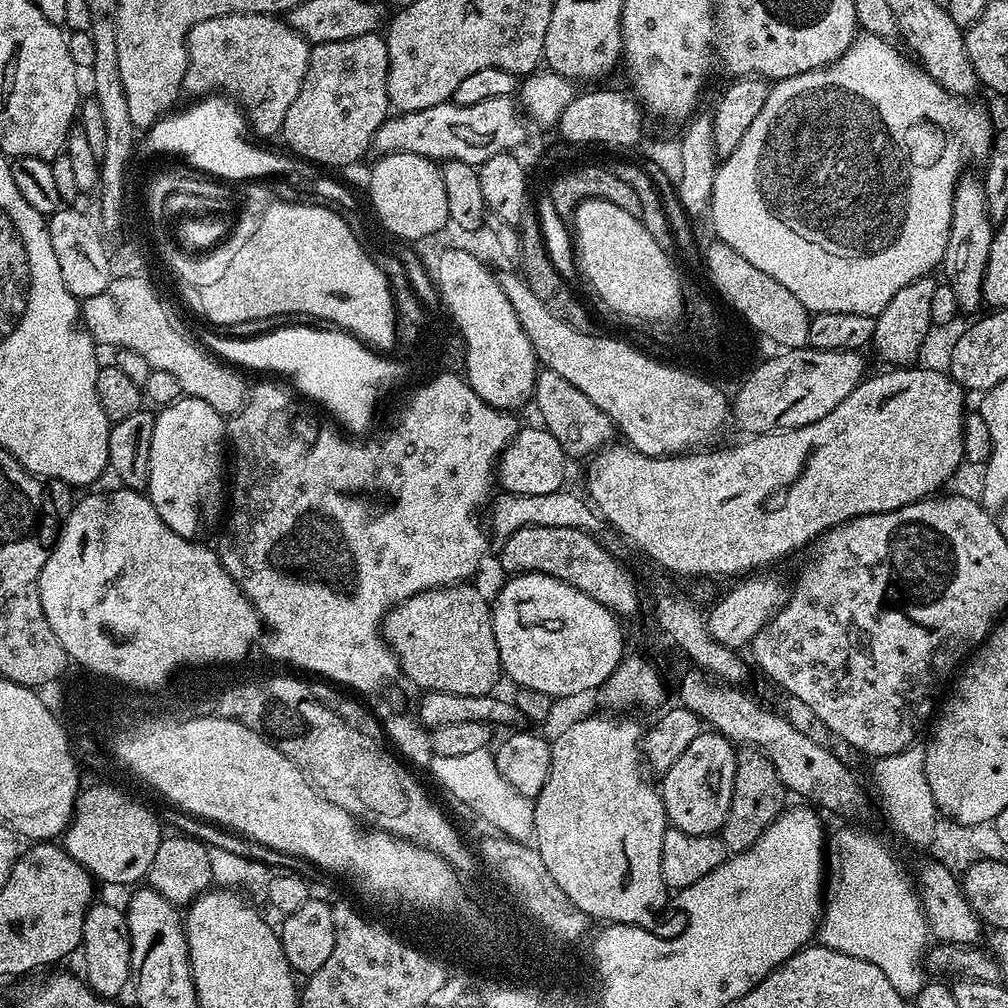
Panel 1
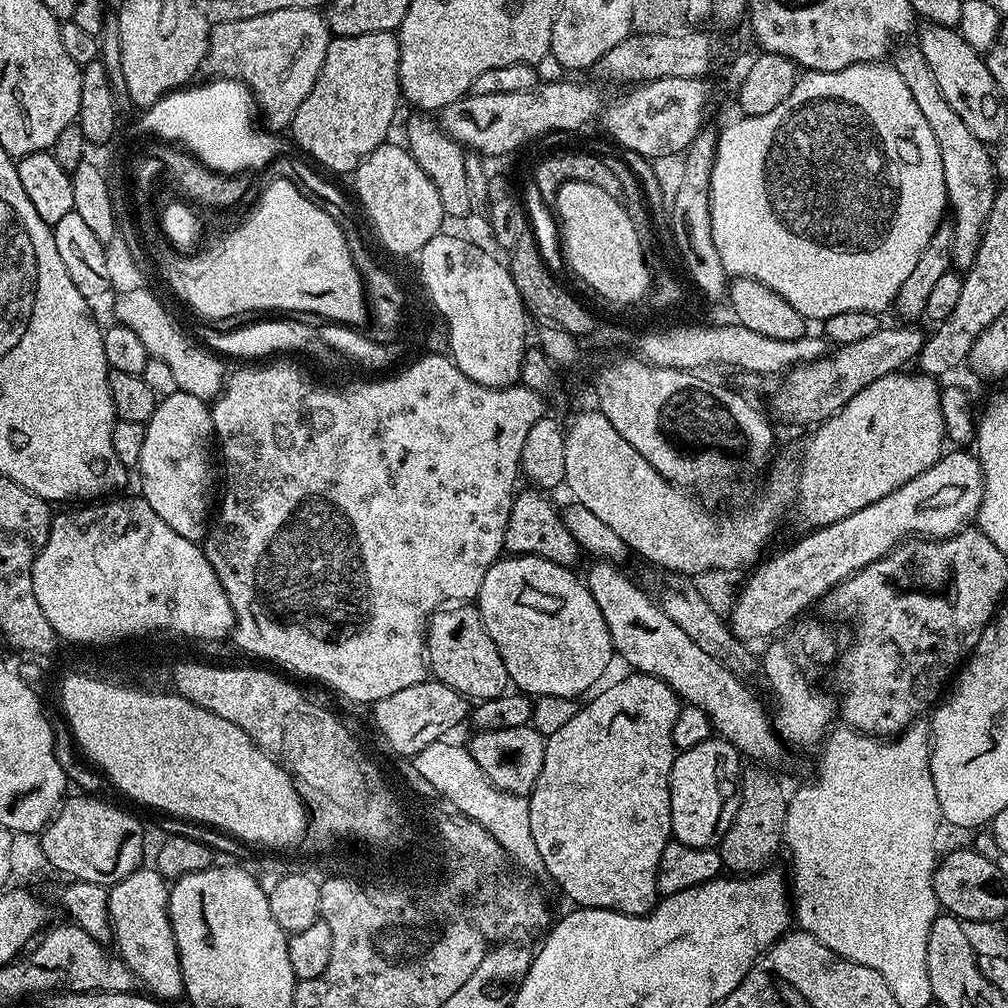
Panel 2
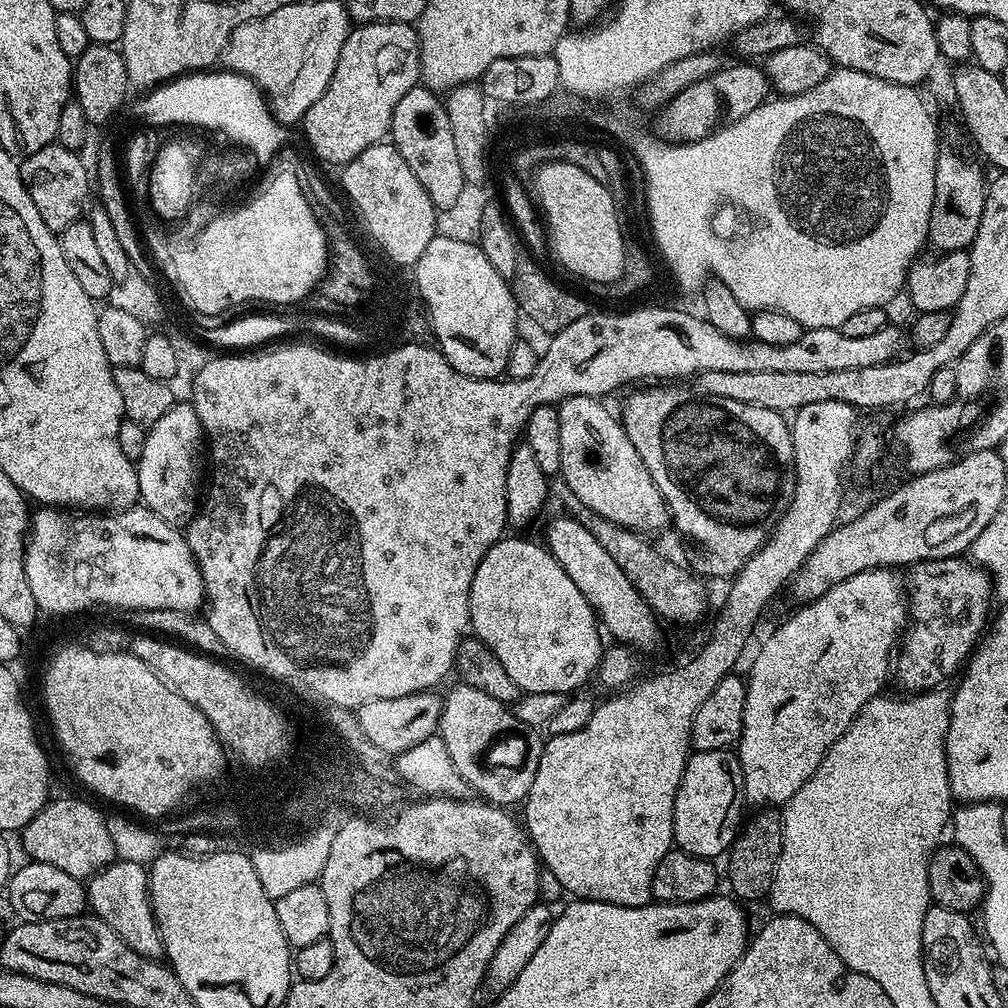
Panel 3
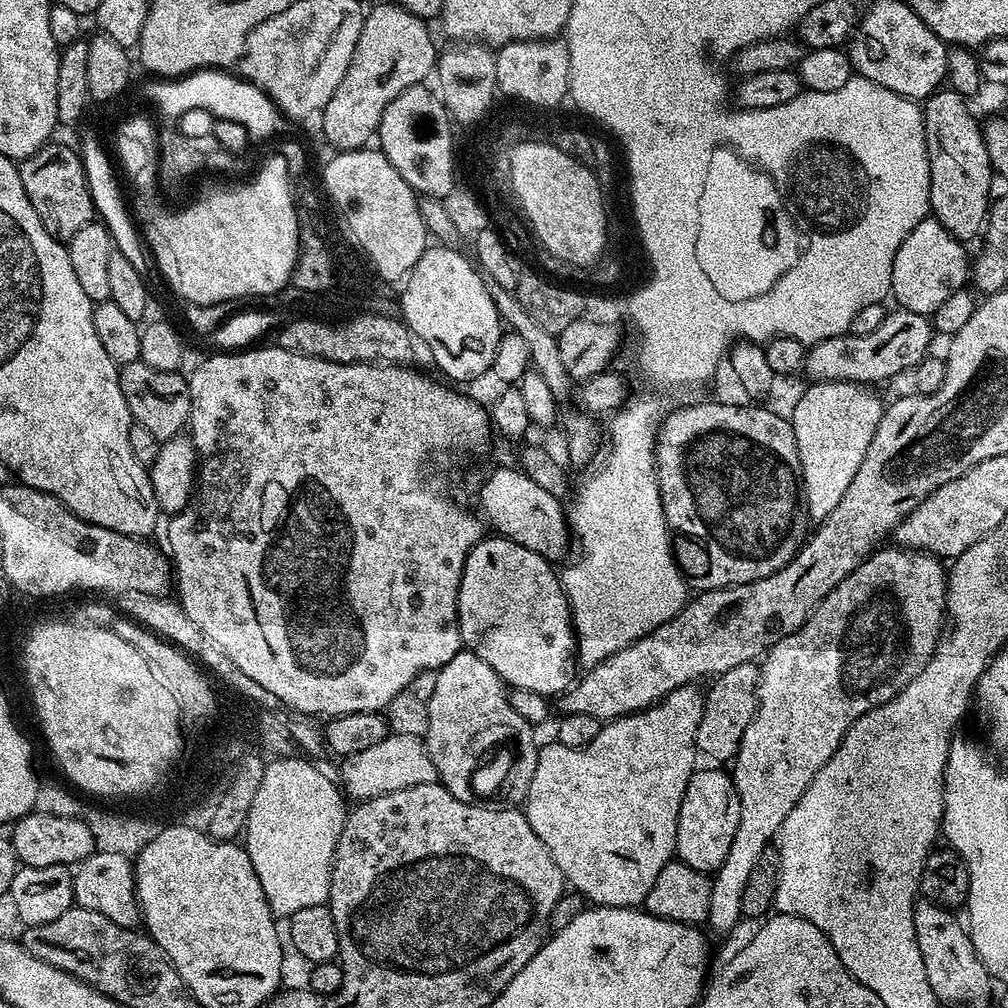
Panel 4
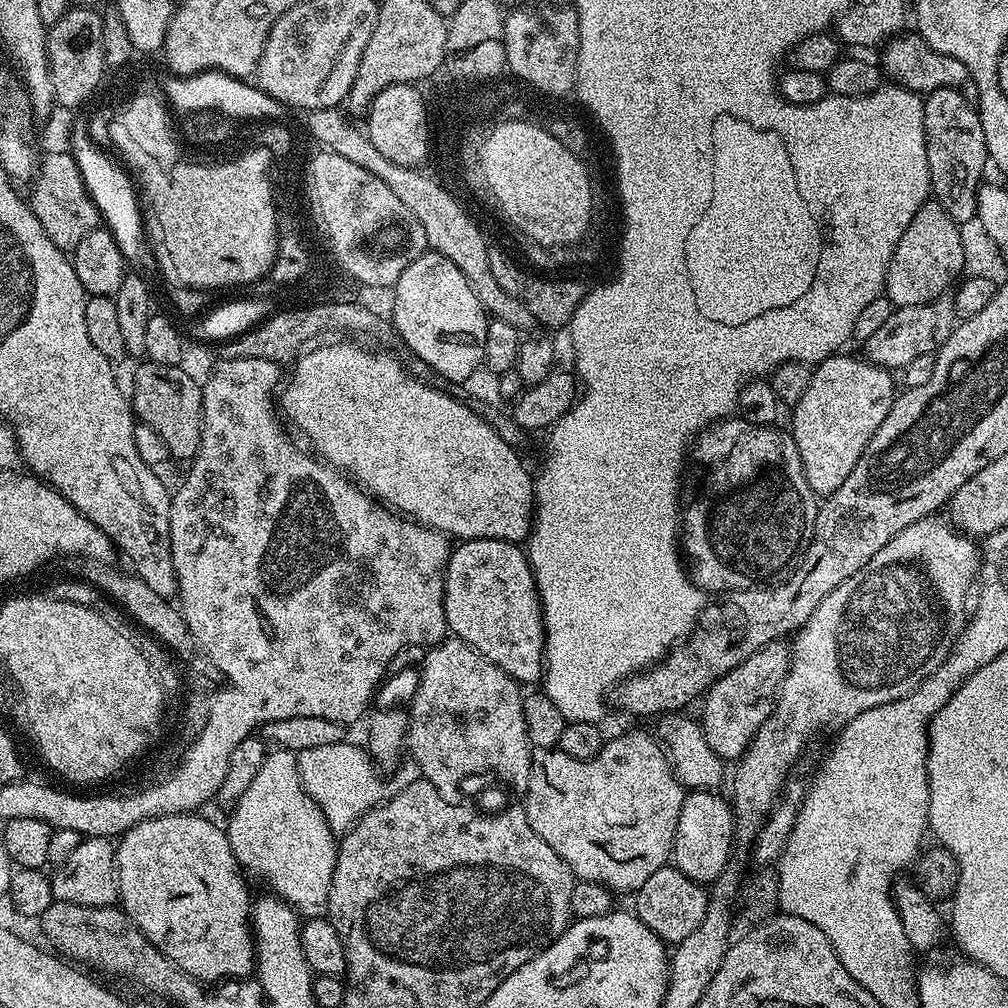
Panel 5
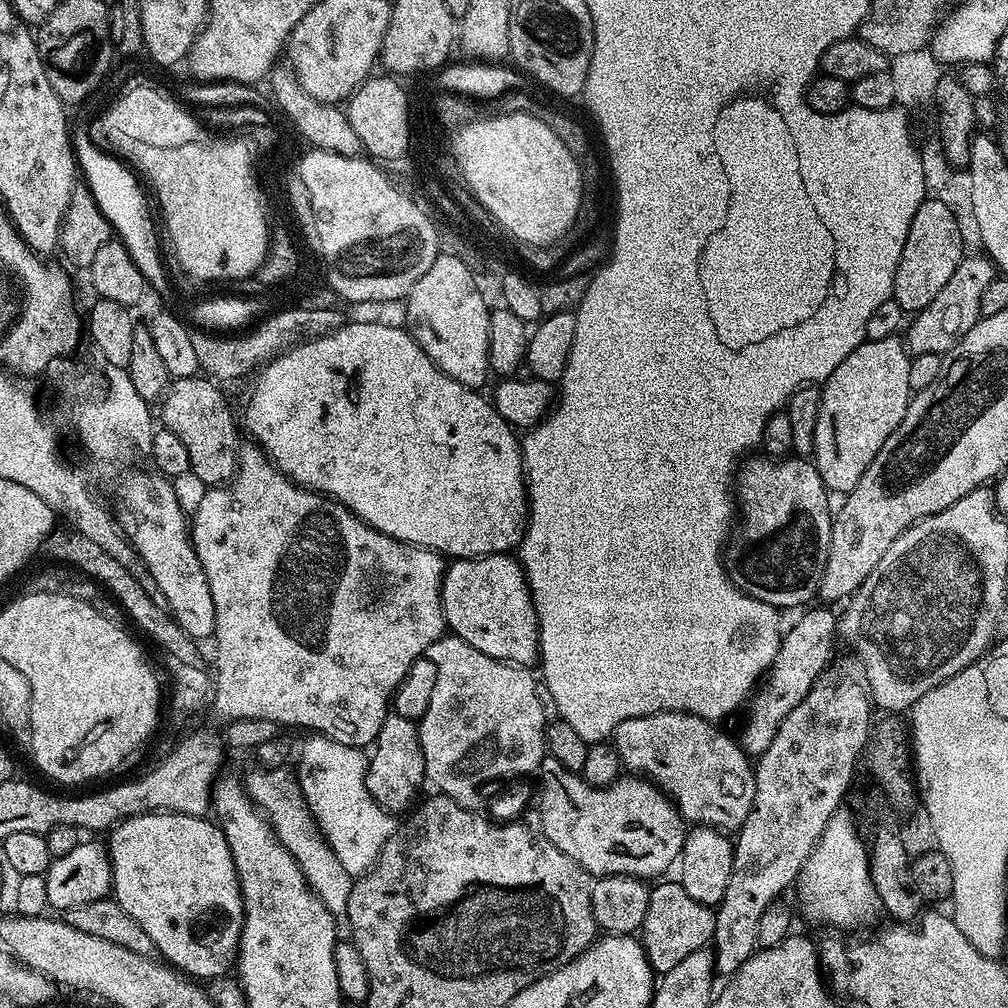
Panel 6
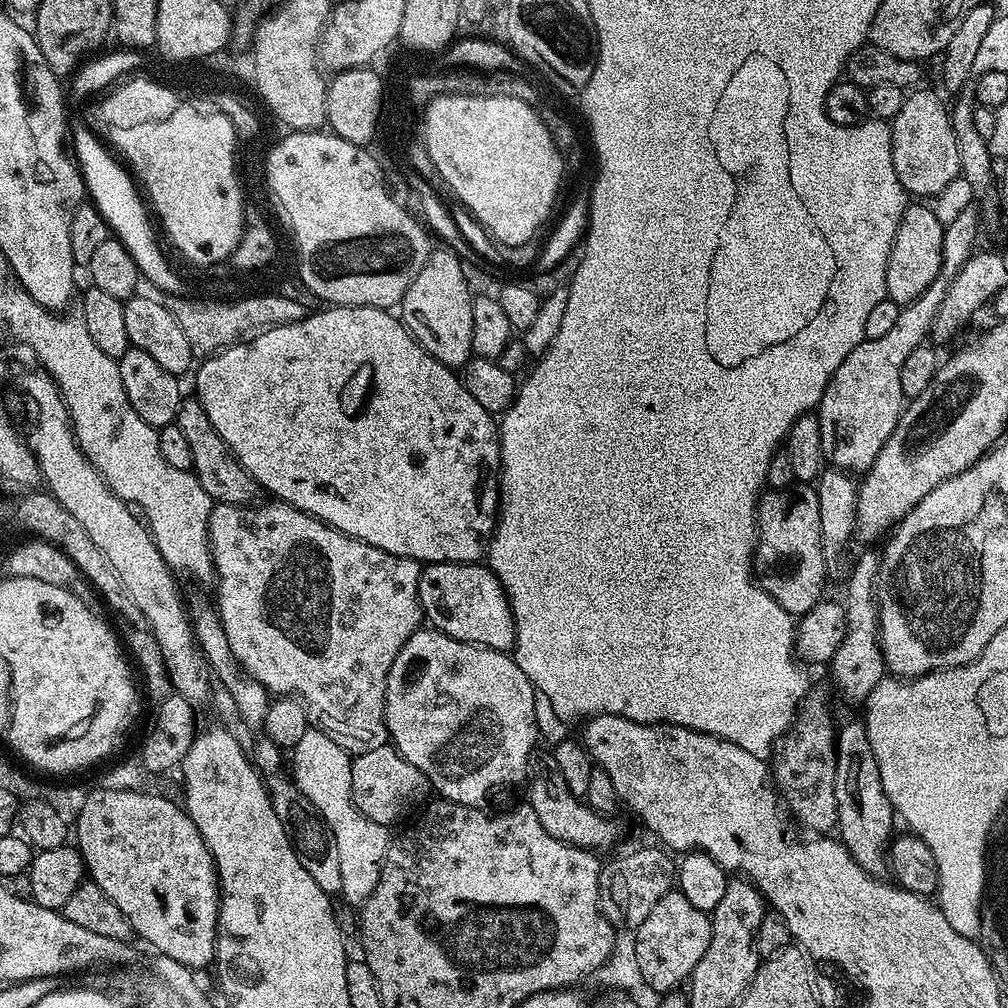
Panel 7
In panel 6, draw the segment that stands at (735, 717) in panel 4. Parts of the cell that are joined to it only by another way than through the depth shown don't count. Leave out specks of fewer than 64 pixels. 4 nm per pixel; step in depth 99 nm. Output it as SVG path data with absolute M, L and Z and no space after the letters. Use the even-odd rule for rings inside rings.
M809 607L807 609L809 612L805 616L798 617L793 622L792 629L781 635L775 655L766 672L768 681L762 686L760 684L747 701L748 721L744 724L744 733L738 737L738 743L749 757L758 758L763 754L766 746L770 746L774 734L778 734L778 726L782 726L786 714L790 714L790 710L794 710L794 706L802 702L802 698L810 691L814 681L825 668L829 667L830 640L832 636L834 638L838 620L828 609L831 607L820 607L824 608Z

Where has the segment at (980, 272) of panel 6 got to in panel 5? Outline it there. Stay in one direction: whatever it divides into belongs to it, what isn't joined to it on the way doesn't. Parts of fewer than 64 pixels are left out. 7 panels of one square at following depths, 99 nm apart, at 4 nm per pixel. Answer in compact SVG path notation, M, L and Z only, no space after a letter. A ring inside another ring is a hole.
M948 296L918 306L896 308L890 314L890 319L871 338L863 341L863 355L879 368L902 370L911 359L938 352L955 325L955 301Z

